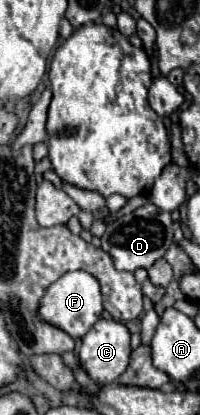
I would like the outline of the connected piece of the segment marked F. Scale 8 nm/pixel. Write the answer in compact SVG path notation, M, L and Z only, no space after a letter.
M84 270L64 274L46 290L36 314L38 314L38 320L64 330L72 338L82 338L102 314L102 294L100 294L98 280Z

